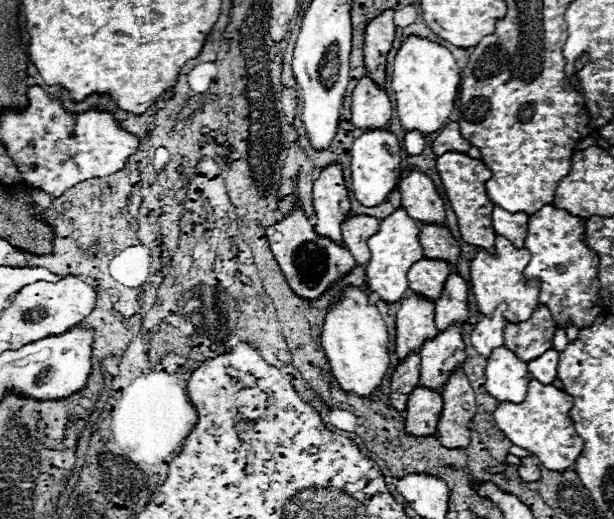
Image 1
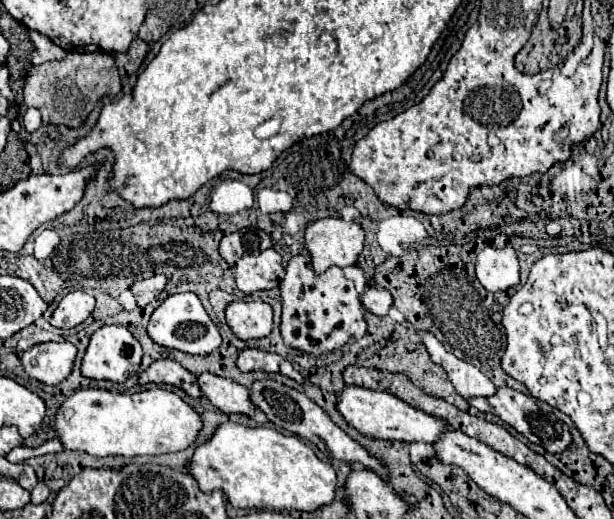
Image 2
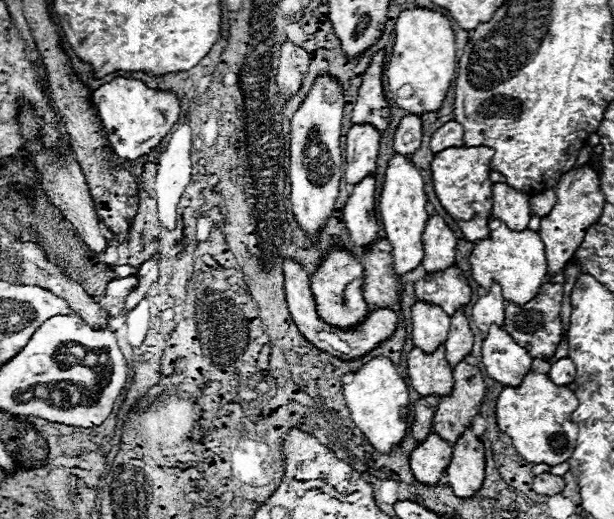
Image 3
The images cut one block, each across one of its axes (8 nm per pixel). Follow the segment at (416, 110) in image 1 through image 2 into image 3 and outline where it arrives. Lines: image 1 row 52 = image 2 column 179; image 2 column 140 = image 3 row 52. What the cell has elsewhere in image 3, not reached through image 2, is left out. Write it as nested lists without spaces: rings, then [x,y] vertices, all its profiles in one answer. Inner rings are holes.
[[[412,8],[404,10],[396,20],[396,40],[392,48],[392,56],[388,62],[388,90],[392,100],[406,112],[406,114],[426,114],[436,112],[446,92],[456,76],[456,40],[452,24],[446,16],[426,10],[426,8]]]

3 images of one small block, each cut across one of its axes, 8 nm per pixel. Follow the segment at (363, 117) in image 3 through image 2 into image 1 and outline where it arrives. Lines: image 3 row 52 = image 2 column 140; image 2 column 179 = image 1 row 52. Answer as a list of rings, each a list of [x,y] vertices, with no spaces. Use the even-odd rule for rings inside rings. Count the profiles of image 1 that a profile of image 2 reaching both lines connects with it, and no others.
[[[392,10],[382,12],[368,24],[364,36],[364,68],[368,78],[378,88],[382,88],[386,82],[386,56],[392,48],[392,40],[396,32],[392,18],[394,18]]]

